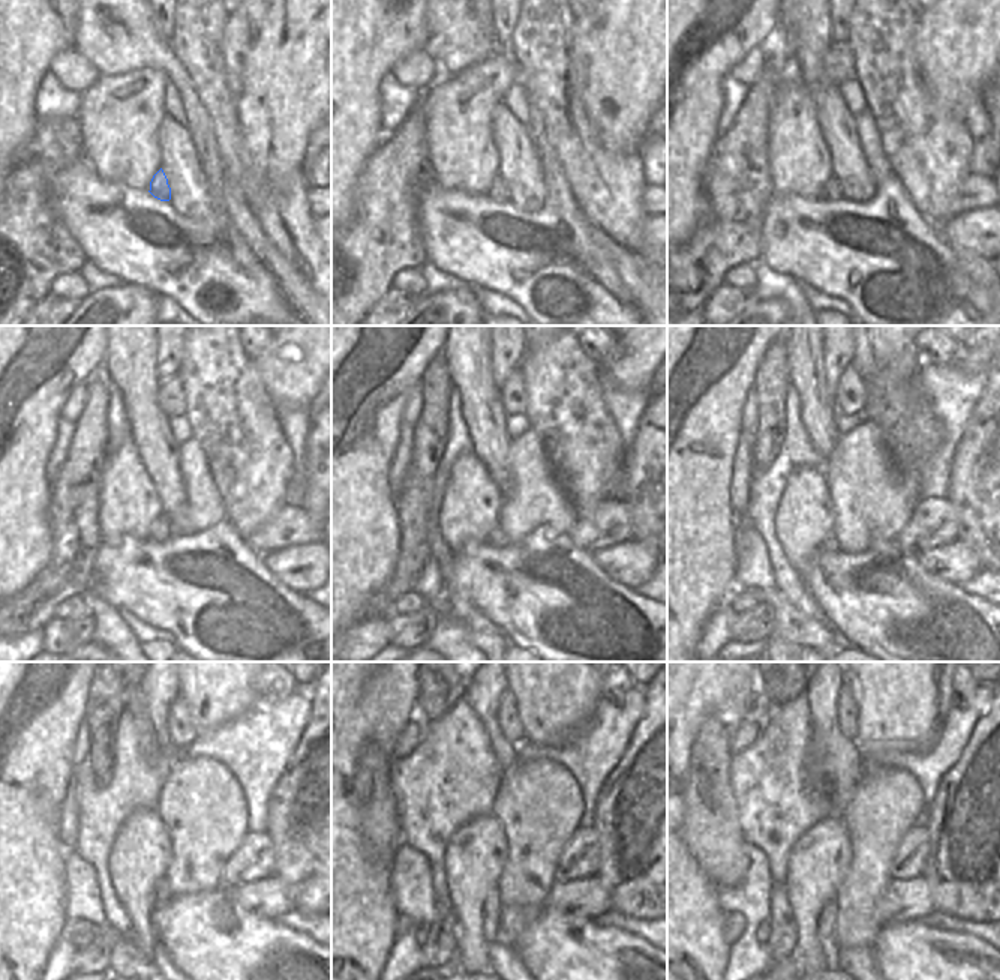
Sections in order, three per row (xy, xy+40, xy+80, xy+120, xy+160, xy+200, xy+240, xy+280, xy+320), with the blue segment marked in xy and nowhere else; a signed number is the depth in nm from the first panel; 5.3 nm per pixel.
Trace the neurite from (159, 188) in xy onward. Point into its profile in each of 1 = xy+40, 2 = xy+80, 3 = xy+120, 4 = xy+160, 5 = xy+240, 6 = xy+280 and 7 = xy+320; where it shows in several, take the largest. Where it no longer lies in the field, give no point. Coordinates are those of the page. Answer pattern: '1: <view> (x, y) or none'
1: xy+40 (498, 191)
2: xy+80 (831, 192)
3: xy+120 (159, 532)
4: xy+160 (497, 539)
5: xy+240 (161, 896)
6: xy+280 (492, 907)
7: xy+320 (828, 916)

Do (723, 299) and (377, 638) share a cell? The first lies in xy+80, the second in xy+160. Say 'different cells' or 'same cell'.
different cells

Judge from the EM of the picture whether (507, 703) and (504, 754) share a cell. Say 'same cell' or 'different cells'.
different cells

